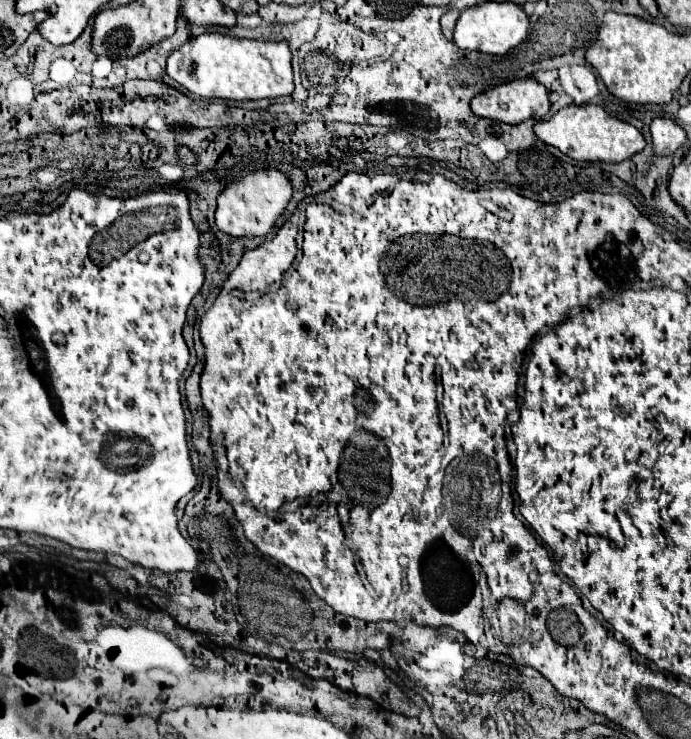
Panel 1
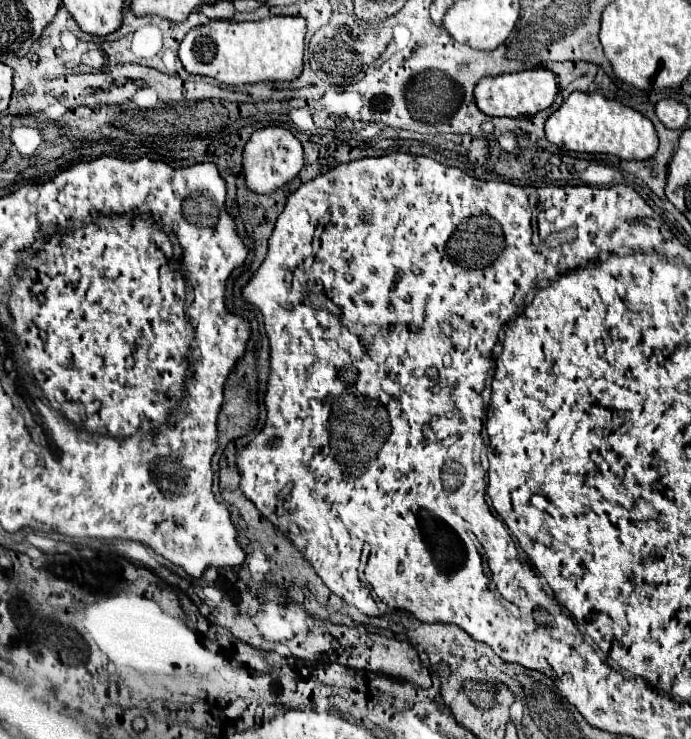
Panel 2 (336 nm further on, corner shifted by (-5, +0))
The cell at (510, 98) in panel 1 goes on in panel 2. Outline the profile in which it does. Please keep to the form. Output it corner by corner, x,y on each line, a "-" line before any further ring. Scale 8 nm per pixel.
546,68
524,70
520,74
502,74
494,78
482,78
474,88
476,106
486,116
508,116
508,118
534,116
536,112
546,110
552,106
556,94
558,94
556,76

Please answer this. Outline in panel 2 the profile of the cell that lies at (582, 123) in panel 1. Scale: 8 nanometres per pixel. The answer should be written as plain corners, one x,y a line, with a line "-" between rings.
572,92
572,96
568,96
568,100
546,120
546,138
564,150
612,154
624,160
648,160
658,150
656,130
646,116
596,92

